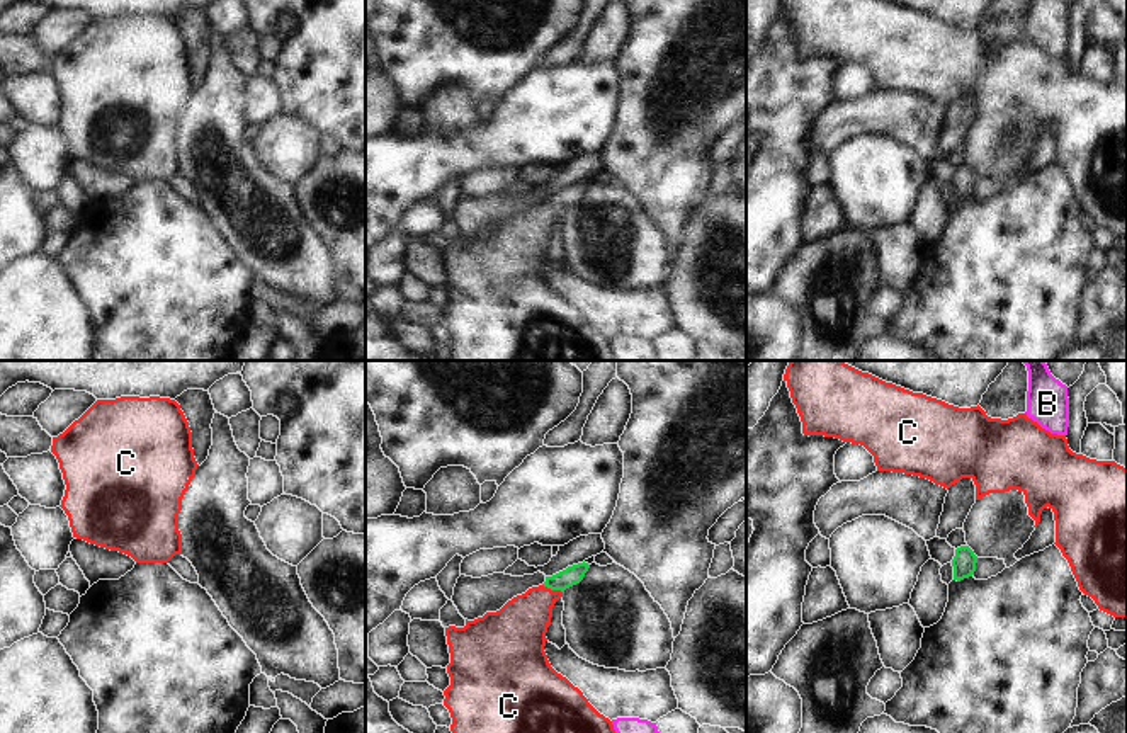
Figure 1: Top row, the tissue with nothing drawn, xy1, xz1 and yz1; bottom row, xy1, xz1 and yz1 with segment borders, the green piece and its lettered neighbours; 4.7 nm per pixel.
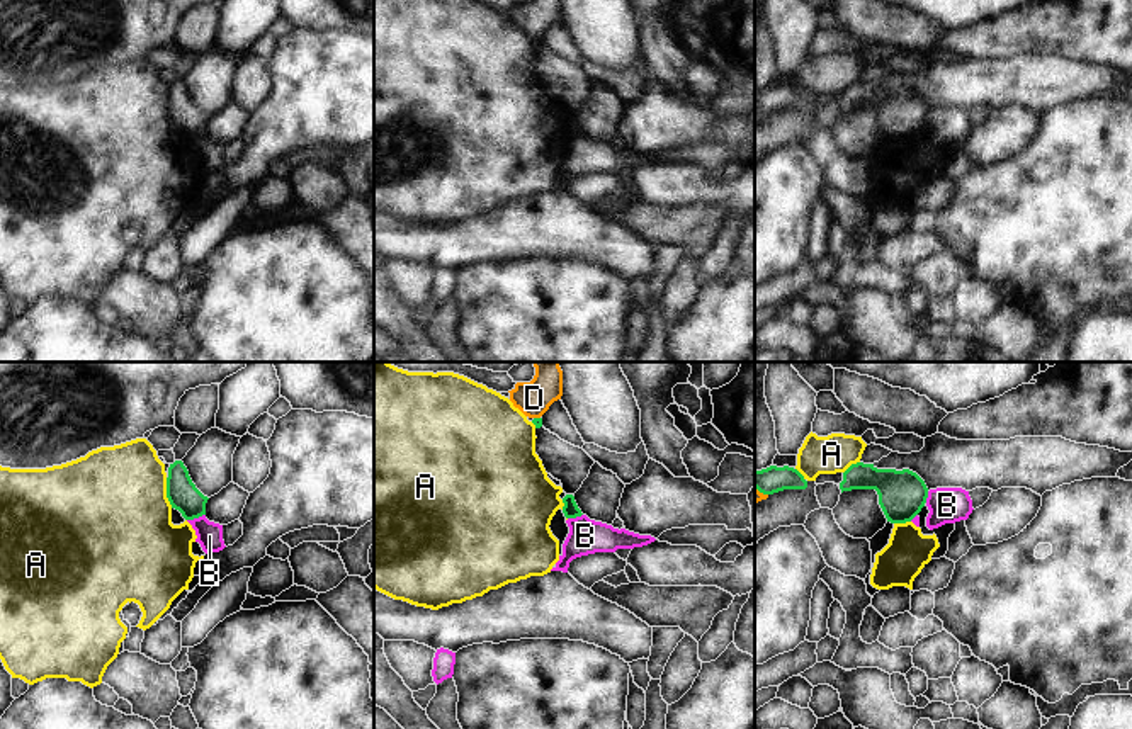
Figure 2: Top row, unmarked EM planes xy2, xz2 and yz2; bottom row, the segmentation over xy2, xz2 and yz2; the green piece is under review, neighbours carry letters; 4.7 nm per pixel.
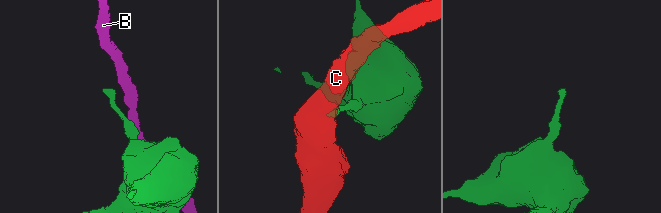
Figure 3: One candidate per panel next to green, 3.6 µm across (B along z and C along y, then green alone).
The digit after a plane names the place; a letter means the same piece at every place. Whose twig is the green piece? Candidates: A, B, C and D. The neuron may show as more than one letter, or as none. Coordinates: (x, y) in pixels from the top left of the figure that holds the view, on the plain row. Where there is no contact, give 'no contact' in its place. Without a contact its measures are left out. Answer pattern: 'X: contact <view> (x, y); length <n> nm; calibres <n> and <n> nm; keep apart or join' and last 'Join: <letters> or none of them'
A: contact xy2 (167, 113); length 150 nm; calibres 140 and 500 nm; keep apart
B: contact xy2 (196, 136); length 90 nm; calibres 140 and 120 nm; keep apart
C: contact xz1 (553, 208); length 100 nm; calibres 90 and 260 nm; join
D: contact yz2 (762, 111); length 80 nm; calibres 130 and 60 nm; keep apart
Join: C

